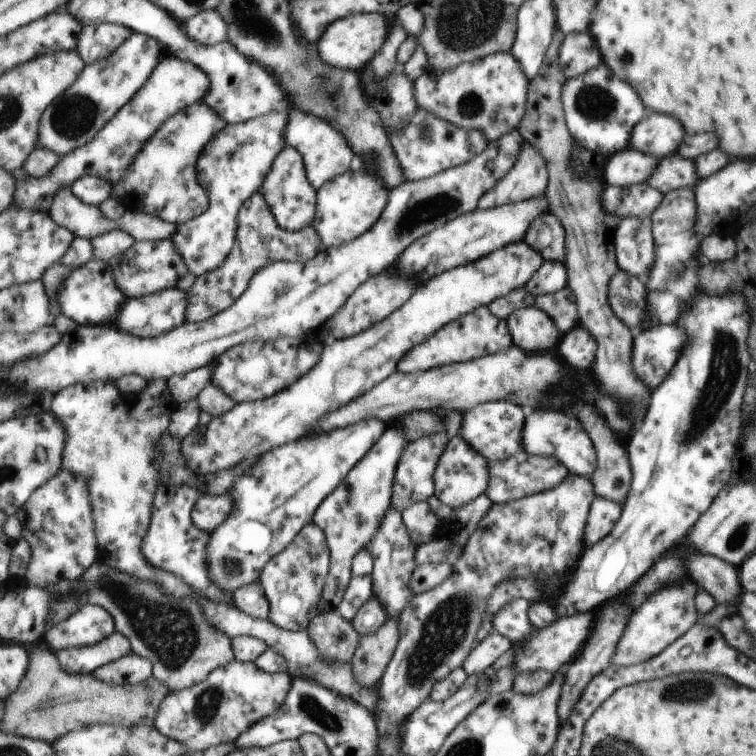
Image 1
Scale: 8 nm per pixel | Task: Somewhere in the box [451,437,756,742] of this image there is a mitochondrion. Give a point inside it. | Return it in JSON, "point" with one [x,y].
{"point":[697,690]}

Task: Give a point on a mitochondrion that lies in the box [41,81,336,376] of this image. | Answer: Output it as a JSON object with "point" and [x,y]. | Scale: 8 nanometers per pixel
{"point":[75,118]}

